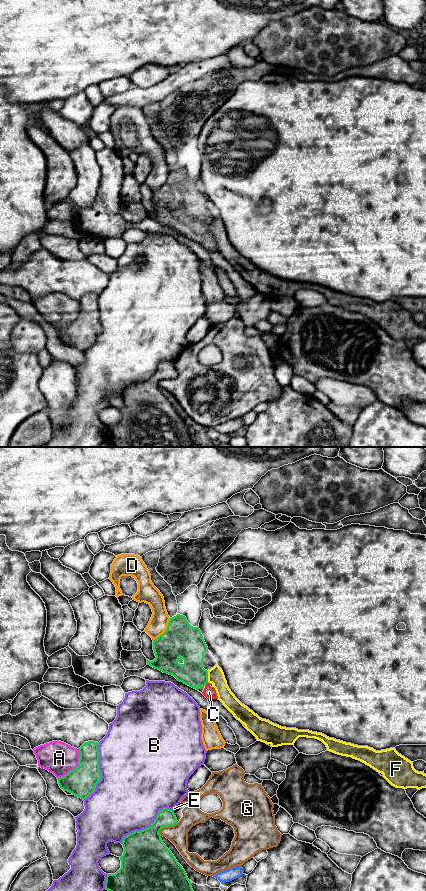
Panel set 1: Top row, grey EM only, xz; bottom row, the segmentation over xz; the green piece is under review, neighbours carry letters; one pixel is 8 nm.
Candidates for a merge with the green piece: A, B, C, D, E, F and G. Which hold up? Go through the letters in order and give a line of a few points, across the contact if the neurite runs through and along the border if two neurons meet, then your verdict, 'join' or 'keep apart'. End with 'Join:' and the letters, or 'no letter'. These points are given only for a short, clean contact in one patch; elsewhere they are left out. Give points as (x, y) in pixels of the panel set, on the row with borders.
A: keep apart
B: keep apart
C: line xz (191, 673), (206, 683), (209, 692); join
D: keep apart
E: keep apart
F: keep apart
G: keep apart
Join: C

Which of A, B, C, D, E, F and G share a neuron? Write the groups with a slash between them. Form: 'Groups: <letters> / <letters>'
Groups: A / B / C / D / E / F / G

